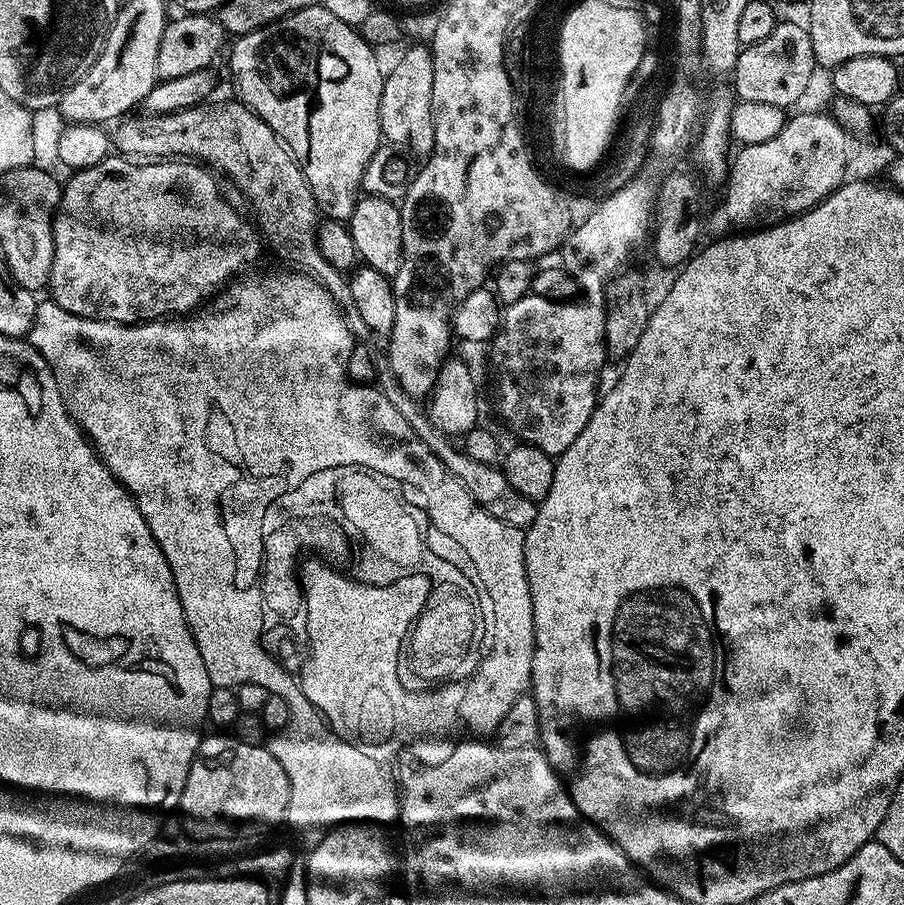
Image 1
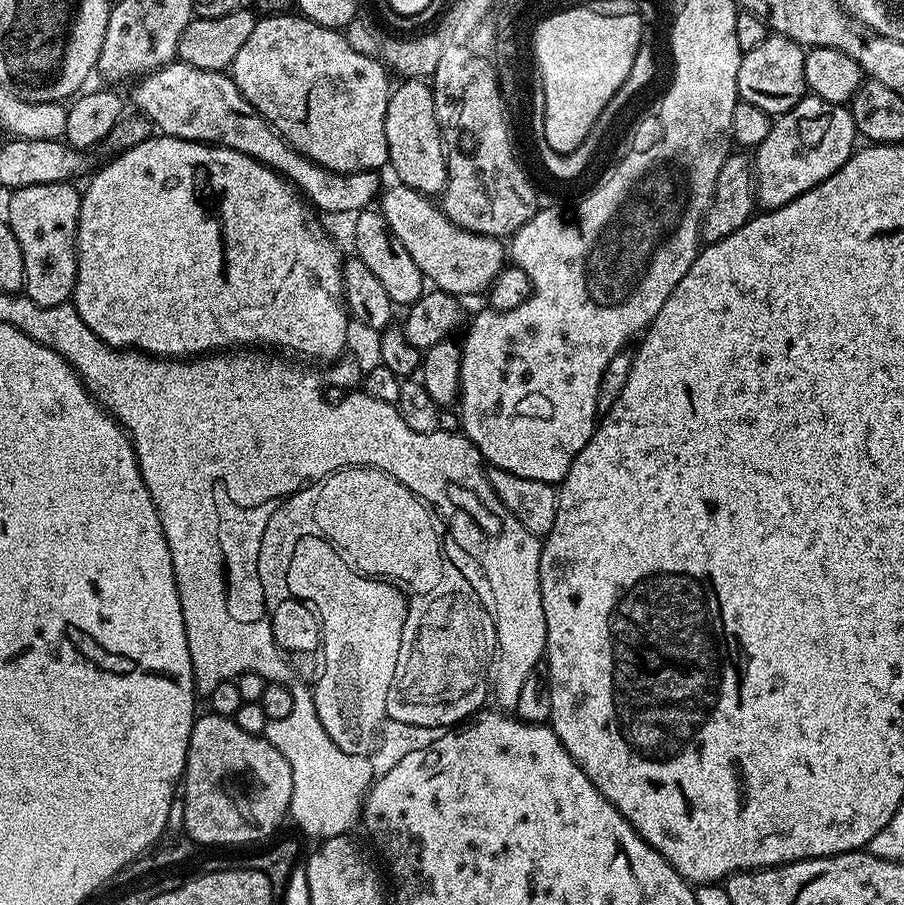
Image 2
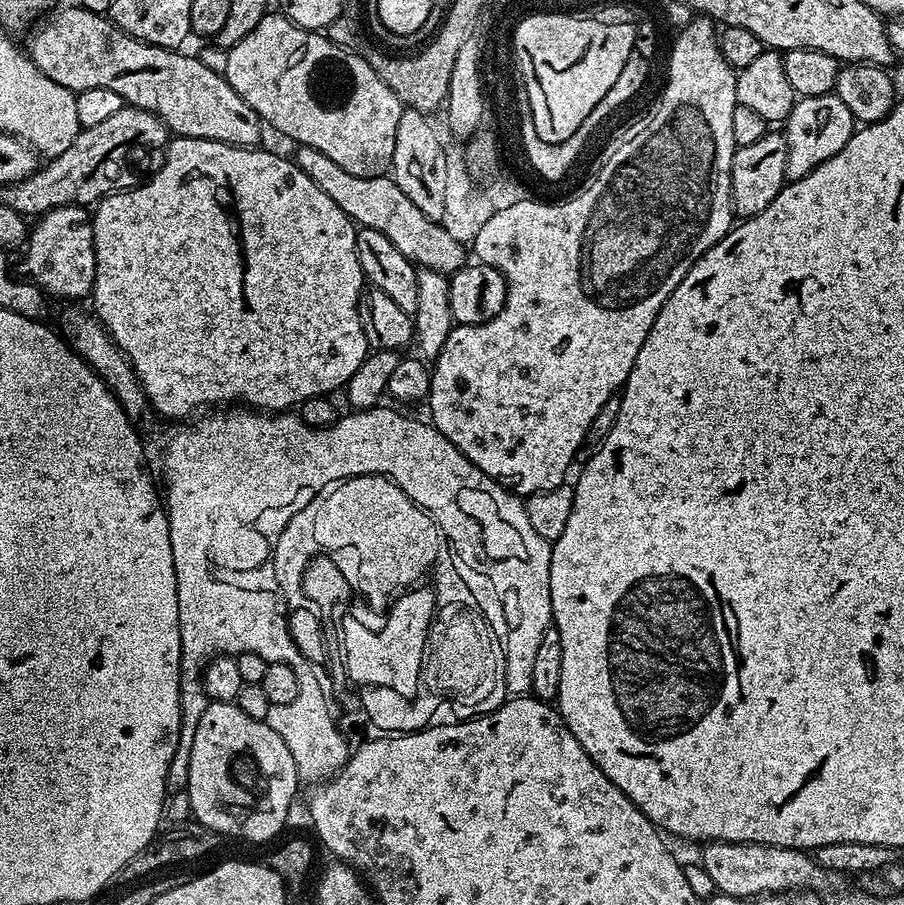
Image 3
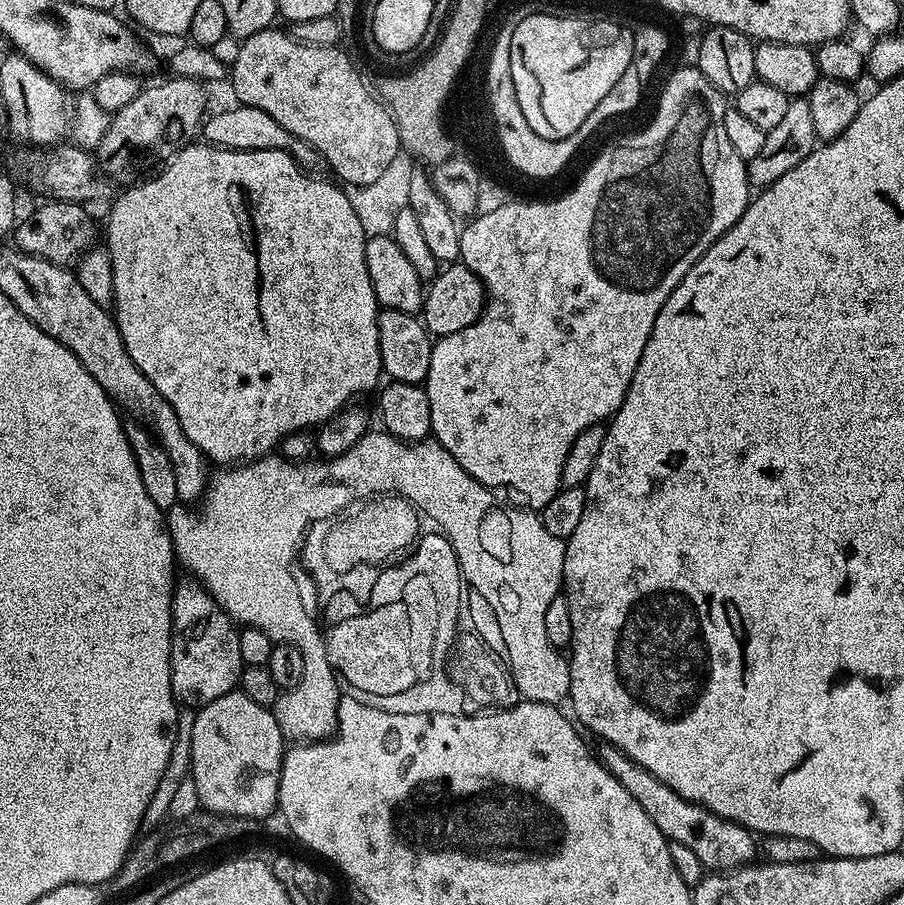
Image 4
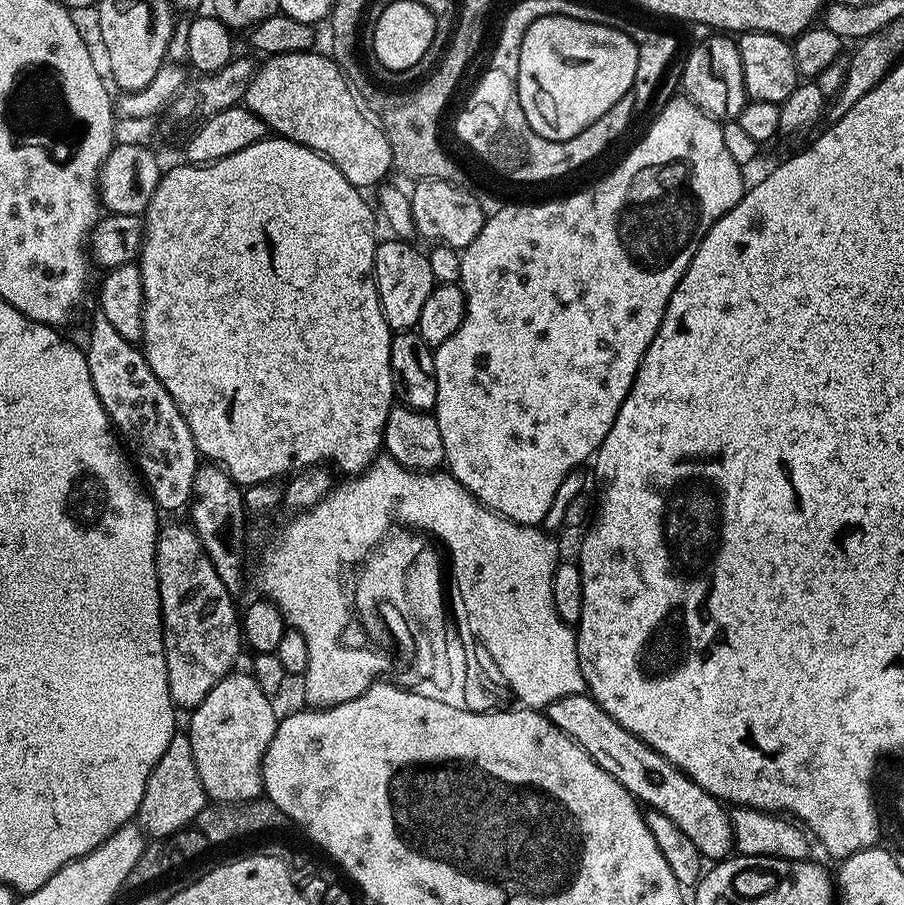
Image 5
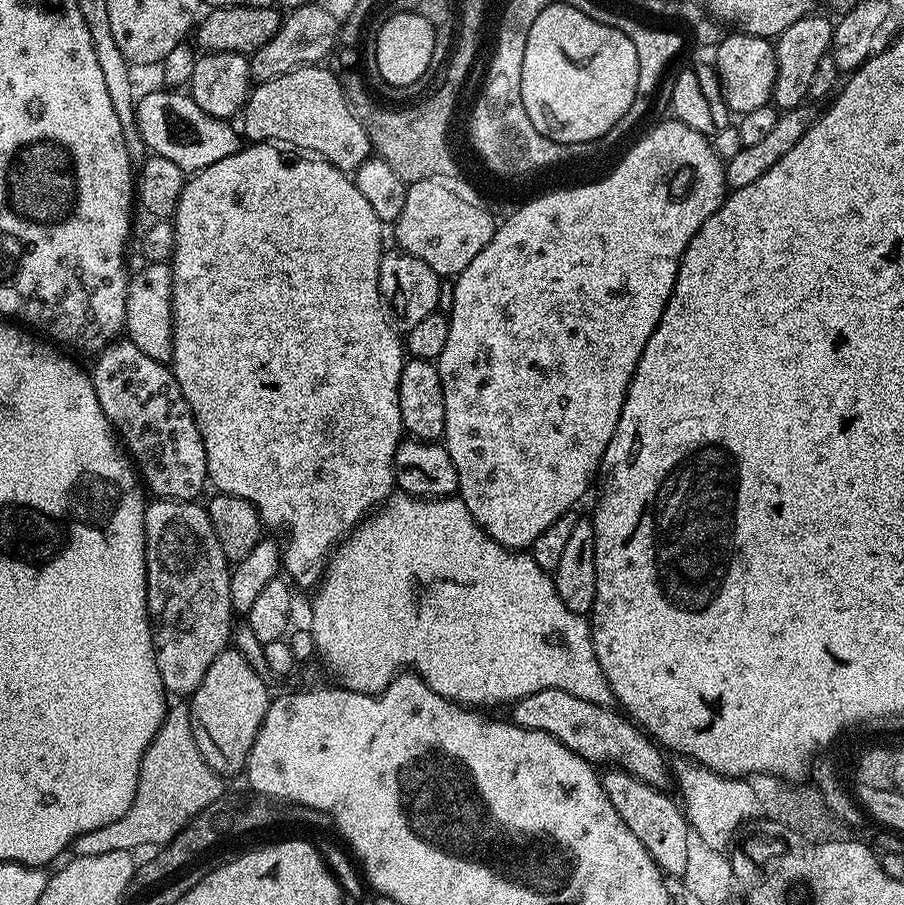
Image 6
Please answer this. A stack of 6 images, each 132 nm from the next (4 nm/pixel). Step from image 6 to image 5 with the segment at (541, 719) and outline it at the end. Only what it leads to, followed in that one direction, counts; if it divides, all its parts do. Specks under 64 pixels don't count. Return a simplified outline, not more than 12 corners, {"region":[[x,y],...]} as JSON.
{"region":[[591,696],[546,715],[705,861],[733,851],[729,809]]}

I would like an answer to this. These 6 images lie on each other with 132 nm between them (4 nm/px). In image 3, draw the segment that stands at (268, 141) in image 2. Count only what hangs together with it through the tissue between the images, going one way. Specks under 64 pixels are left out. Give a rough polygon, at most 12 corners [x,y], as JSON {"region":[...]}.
{"region":[[57,7],[27,55],[74,93],[109,88],[169,133],[259,145],[219,71]]}

